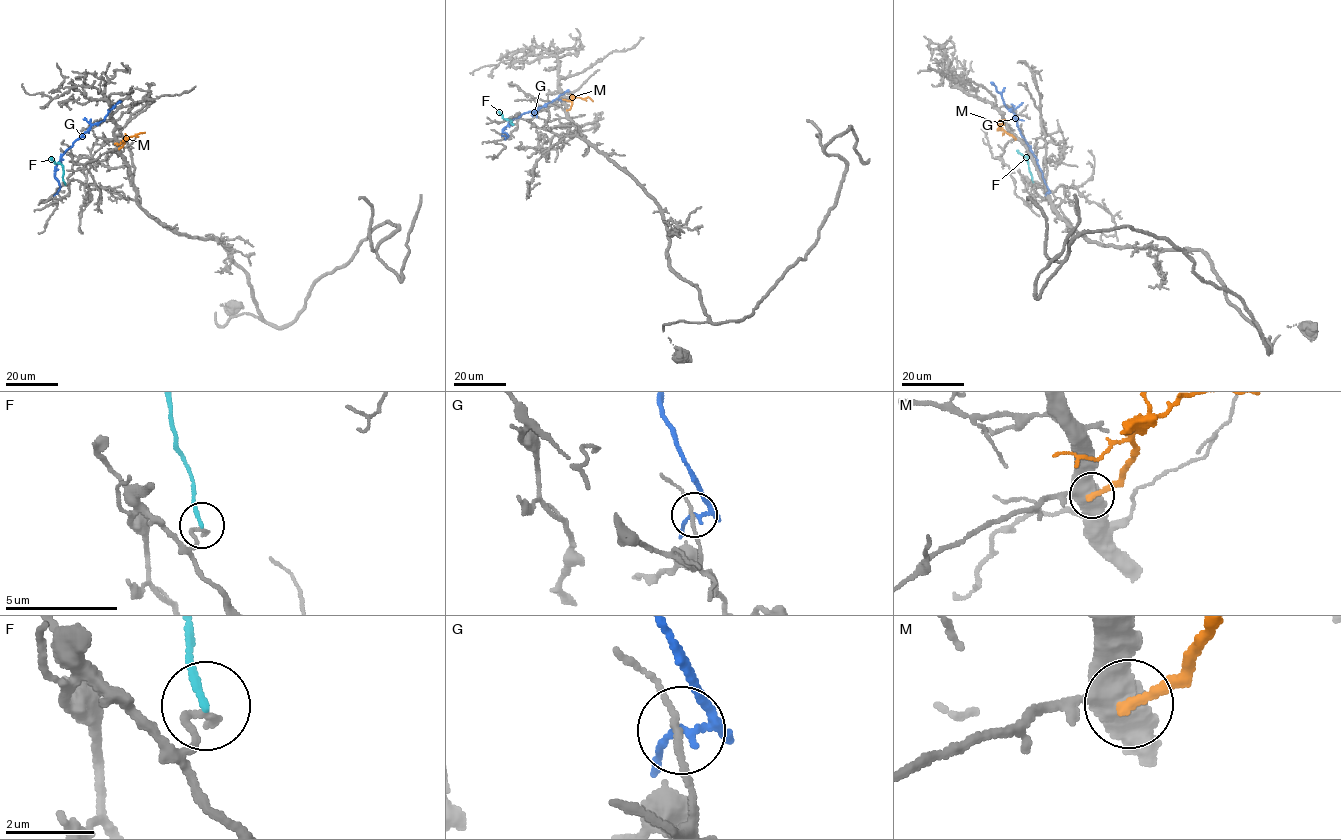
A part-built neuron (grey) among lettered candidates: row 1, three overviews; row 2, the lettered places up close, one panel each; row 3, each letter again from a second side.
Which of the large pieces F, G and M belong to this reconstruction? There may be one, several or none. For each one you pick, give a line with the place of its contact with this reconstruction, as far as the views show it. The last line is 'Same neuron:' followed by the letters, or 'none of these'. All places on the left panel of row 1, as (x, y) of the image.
Same neuron: none of these

